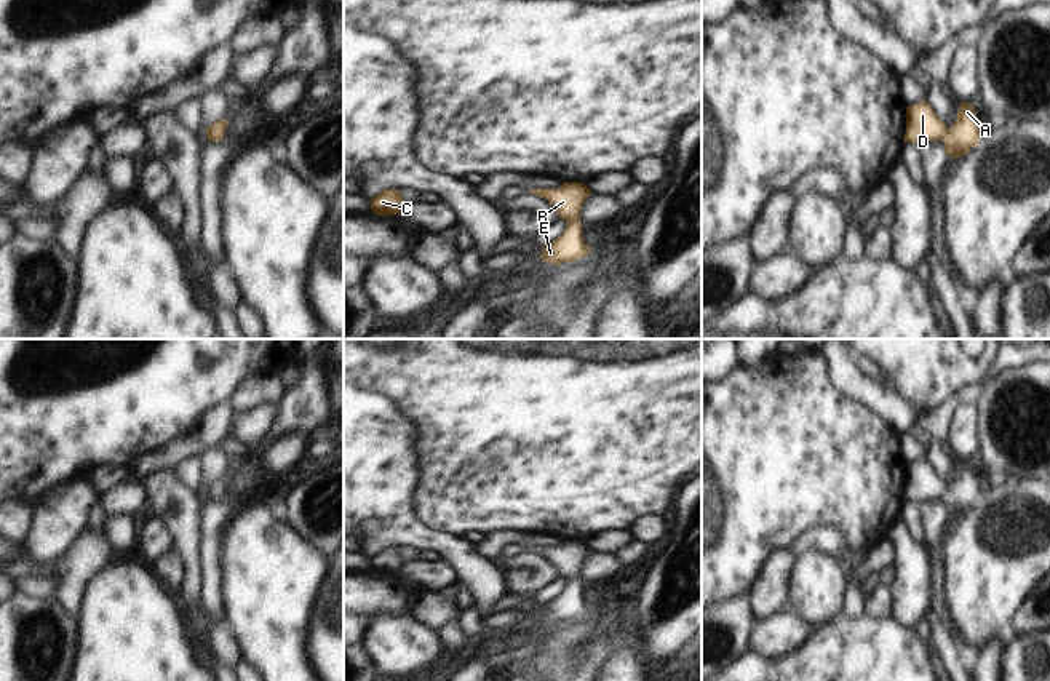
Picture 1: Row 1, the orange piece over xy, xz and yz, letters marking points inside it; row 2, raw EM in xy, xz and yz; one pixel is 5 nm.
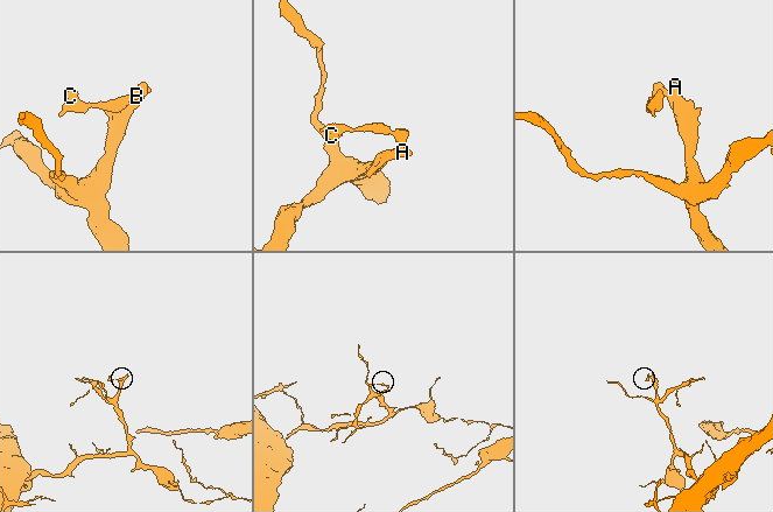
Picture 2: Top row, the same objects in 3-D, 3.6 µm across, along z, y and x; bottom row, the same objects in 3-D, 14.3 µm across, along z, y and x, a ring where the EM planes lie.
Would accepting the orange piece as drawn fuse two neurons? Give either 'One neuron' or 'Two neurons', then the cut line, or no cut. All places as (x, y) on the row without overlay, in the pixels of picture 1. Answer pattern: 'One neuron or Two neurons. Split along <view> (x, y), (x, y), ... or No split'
One neuron. No split.

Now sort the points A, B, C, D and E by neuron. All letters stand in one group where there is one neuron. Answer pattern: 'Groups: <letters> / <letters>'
Groups: A B C D E.

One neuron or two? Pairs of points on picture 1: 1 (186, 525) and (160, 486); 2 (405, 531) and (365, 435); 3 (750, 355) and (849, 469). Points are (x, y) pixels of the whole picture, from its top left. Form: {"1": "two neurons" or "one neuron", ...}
{"1": "one neuron", "2": "one neuron", "3": "two neurons"}

